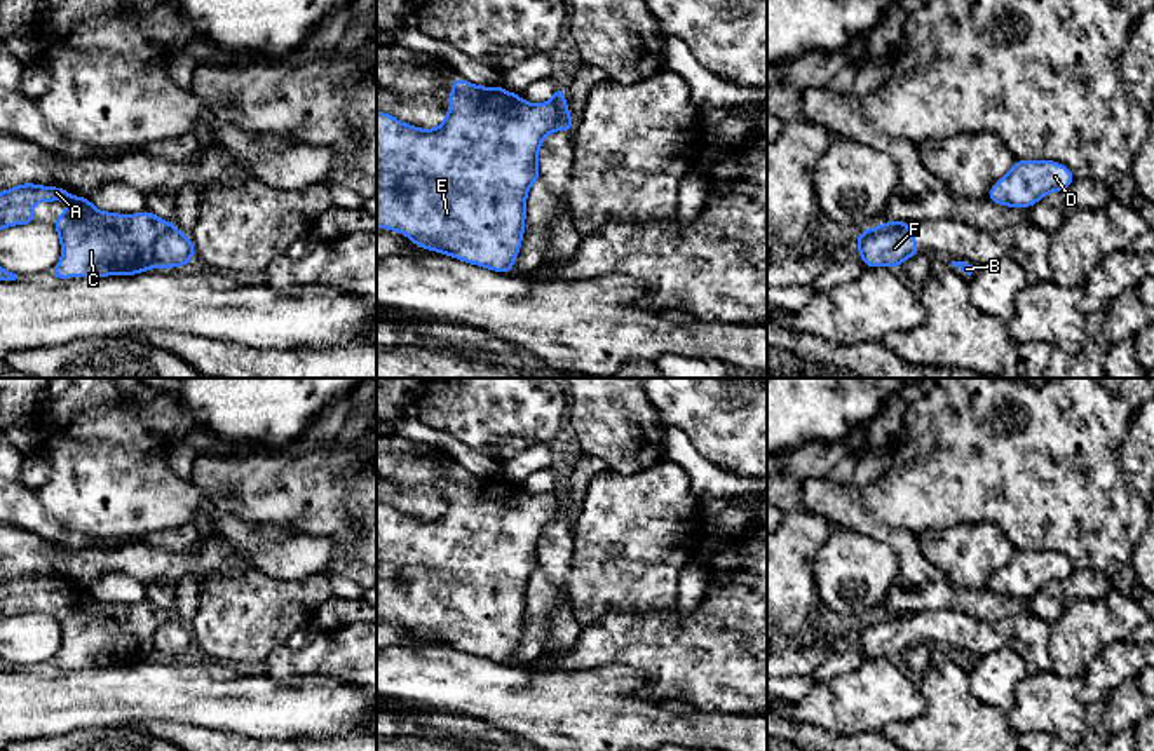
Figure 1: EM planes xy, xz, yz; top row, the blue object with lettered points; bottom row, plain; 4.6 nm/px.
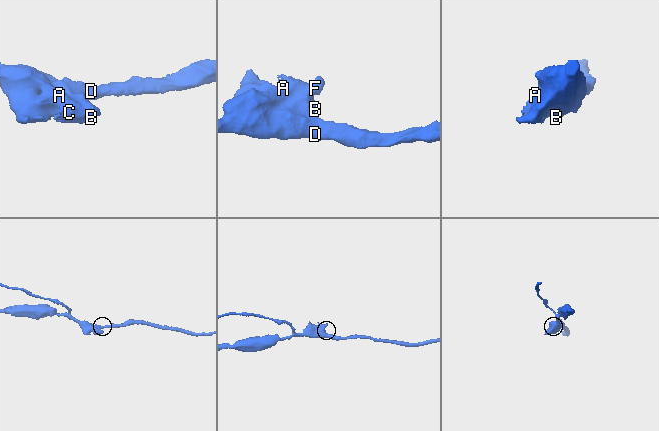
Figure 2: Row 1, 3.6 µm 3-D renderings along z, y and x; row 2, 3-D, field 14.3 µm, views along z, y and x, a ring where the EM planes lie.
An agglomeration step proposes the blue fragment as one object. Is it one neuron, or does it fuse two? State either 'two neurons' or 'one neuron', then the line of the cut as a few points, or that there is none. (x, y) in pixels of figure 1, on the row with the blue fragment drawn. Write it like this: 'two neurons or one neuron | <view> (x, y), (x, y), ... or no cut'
two neurons | xy (173, 225), (154, 246), (156, 265)

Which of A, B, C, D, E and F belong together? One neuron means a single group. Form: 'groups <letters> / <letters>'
groups A B C D E / F

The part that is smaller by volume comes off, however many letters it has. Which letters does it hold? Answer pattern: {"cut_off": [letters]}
{"cut_off": ["F"]}

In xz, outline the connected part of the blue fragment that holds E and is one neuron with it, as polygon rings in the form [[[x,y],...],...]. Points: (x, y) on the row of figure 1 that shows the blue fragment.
[[[451,80],[450,112],[438,129],[418,129],[377,110],[377,227],[404,233],[415,246],[448,254],[502,274],[514,274],[519,253],[526,195],[540,178],[537,167],[542,139],[556,131],[554,101],[532,105],[500,85],[479,87]]]

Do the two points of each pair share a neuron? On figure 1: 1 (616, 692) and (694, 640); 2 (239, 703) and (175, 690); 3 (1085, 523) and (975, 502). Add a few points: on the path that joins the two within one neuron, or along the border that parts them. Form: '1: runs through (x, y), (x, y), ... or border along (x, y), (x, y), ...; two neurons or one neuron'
1: border along (604, 664), (638, 668), (661, 701); two neurons
2: runs through (224, 699), (208, 692), (190, 690); one neuron
3: runs through (1057, 502), (1003, 502); one neuron

